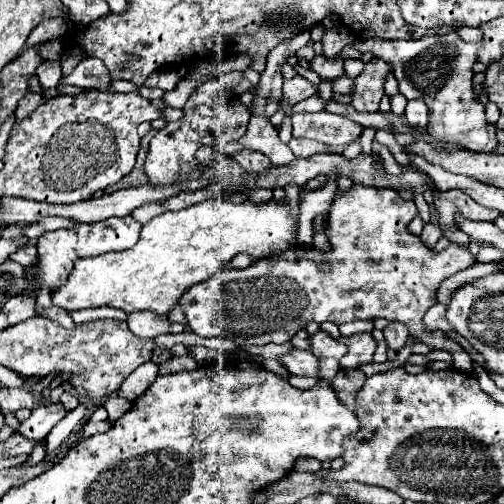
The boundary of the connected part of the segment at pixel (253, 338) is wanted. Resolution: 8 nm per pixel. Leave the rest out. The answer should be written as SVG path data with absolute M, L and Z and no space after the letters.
M352 185L346 193L338 195L332 203L332 211L328 217L326 237L332 245L330 251L322 253L316 249L302 249L292 247L282 255L266 257L254 261L246 269L230 269L224 267L218 275L190 287L180 299L180 307L188 319L190 329L200 337L222 337L230 339L238 345L266 345L266 343L286 343L290 341L300 329L304 329L310 321L324 323L332 321L336 325L354 319L376 319L384 317L388 321L398 319L408 325L410 335L418 337L422 343L434 349L446 349L454 355L454 369L470 373L472 361L470 355L454 341L446 339L442 331L426 331L422 327L424 313L436 303L436 289L438 285L472 265L476 265L474 255L468 247L450 243L440 253L428 249L420 237L410 235L406 223L416 217L414 201L402 199L392 189L376 189L366 185Z

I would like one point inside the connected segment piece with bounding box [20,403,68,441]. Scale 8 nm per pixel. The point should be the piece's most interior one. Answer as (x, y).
(39, 424)

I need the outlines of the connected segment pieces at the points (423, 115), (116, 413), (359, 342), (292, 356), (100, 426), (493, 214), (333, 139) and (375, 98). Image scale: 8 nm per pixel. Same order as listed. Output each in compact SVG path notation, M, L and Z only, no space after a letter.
M416 99L416 101L410 101L406 105L406 121L410 127L414 127L416 131L426 131L426 125L428 125L428 107L426 103L422 103L422 99Z
M110 395L110 399L104 399L102 407L108 411L108 417L110 417L110 421L114 423L118 417L122 417L122 415L132 407L132 401L124 401L124 397Z
M370 333L340 337L338 341L342 341L348 347L348 353L340 359L342 369L356 369L356 367L362 367L366 363L372 363L372 355L376 351L376 341Z
M292 349L280 363L282 363L292 375L322 379L318 357L314 357L310 351L298 351L298 349Z
M88 421L88 423L84 425L84 437L88 437L88 435L96 435L96 433L106 433L110 427L112 427L110 421L102 421L102 423Z
M458 189L435 192L433 204L439 212L440 223L448 227L457 226L455 213L460 213L466 219L474 219L474 221L494 221L496 217L500 217L500 211L478 205L470 196Z
M328 111L320 113L294 113L292 115L292 125L294 137L304 137L304 139L314 139L326 145L348 145L358 139L360 135L360 125L356 133L356 123L342 117L342 115L330 115Z
M378 57L364 65L364 71L354 79L350 93L350 105L356 111L378 111L380 99L384 97L384 77L388 71L390 67Z

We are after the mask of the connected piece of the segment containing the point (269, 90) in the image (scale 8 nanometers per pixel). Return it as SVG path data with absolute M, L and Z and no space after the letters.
M304 31L300 35L296 35L294 39L288 39L284 43L280 43L274 51L270 51L270 55L266 57L266 71L262 73L260 77L260 83L258 83L258 95L250 107L252 113L260 113L264 115L264 105L266 105L266 99L272 97L272 99L280 99L282 95L282 65L288 63L288 59L292 55L296 55L296 51L300 47L304 47L306 43L310 41L310 31Z

